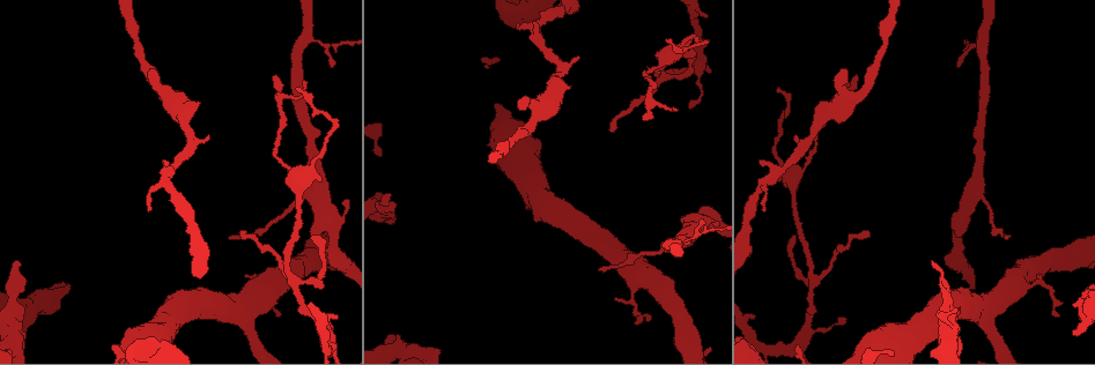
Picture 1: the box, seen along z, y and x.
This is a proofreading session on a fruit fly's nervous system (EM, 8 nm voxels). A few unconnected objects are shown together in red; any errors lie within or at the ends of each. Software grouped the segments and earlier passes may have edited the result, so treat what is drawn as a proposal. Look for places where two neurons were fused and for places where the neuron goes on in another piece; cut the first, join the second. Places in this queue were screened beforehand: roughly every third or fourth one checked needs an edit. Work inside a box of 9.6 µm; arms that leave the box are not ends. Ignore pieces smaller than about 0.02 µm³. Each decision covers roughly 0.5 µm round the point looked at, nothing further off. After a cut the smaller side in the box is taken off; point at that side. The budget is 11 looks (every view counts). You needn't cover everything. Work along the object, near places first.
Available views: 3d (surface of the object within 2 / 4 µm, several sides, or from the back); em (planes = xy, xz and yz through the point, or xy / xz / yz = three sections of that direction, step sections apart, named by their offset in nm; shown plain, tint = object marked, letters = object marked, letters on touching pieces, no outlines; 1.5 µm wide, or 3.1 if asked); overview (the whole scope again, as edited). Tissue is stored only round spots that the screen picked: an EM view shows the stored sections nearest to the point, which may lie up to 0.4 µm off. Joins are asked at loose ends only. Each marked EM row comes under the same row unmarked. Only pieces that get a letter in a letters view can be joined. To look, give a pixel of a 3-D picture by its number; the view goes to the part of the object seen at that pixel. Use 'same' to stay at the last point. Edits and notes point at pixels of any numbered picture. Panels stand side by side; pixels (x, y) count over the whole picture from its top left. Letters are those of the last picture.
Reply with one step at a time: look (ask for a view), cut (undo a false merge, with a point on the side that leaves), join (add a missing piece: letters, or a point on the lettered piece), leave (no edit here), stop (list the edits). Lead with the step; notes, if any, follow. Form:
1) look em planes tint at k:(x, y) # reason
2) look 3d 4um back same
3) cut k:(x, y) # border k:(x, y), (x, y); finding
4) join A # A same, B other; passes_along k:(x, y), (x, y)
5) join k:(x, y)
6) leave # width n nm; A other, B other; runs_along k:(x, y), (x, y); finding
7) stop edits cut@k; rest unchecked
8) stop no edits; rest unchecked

look 3d 2um at 1:(701, 221) # an open end

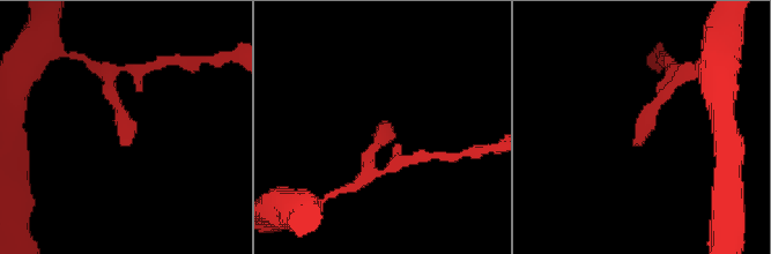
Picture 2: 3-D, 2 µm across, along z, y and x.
look em yz step 8 tint at 2:(126, 142)

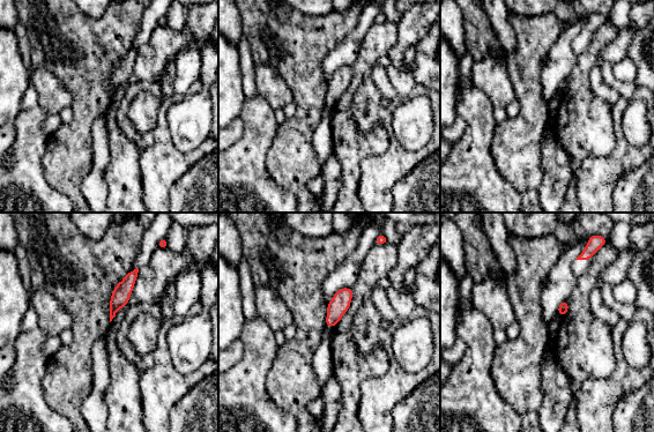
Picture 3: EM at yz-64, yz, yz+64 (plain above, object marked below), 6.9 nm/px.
look em planes letters same # another direction

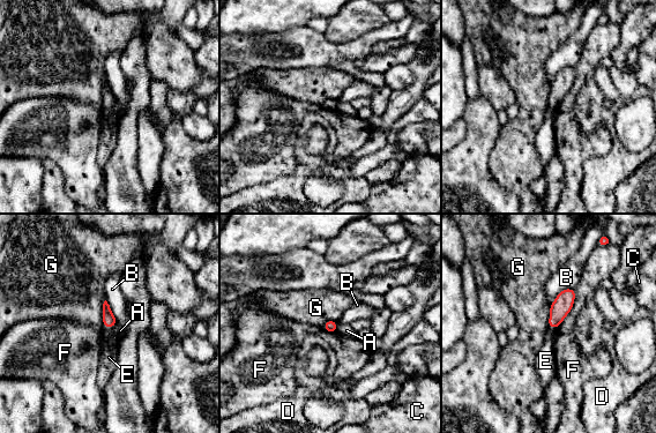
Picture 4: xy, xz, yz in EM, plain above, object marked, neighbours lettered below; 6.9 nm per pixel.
leave # longest_contact F 320 nm; A other, B other, C other, D other, E other, F other, G other; border 4:(113, 327), (103, 328); none of them fits

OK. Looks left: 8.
look em xz step 8 tint at 1:(677, 109) # tapers out

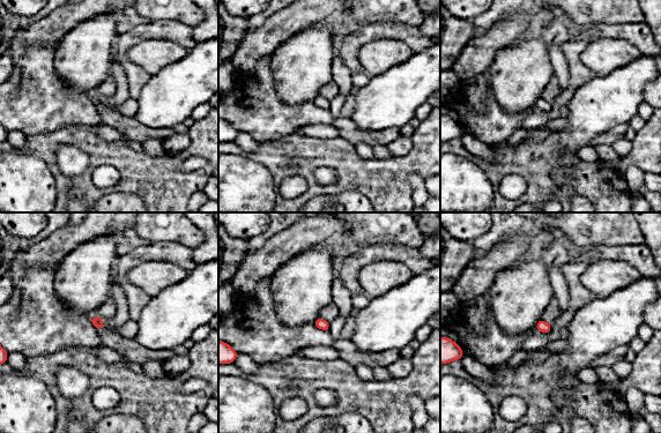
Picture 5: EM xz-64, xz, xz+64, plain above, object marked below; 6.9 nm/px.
look em planes letters same

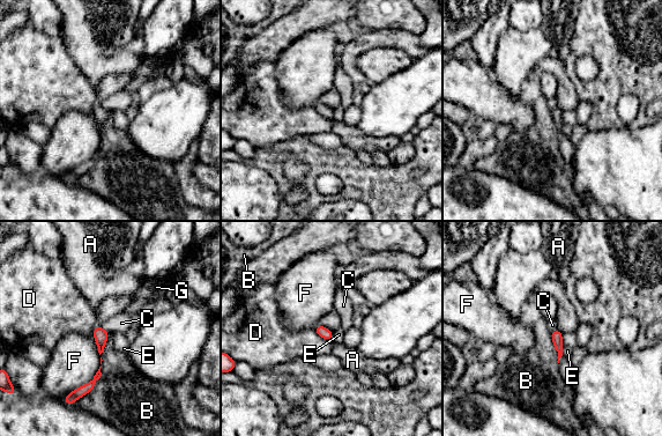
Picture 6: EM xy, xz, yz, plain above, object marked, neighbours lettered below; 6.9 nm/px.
leave # width 80 nm; A other, B other, C other, D other, E other, F other, G other; border 6:(102, 326), (109, 331); none of them fits

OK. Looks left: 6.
look 3d 2um at 1:(610, 128) # tapers out

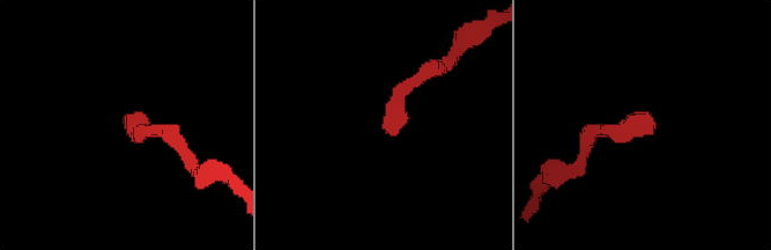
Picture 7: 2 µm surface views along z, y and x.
look em yz step 8 letters at 7:(130, 115)

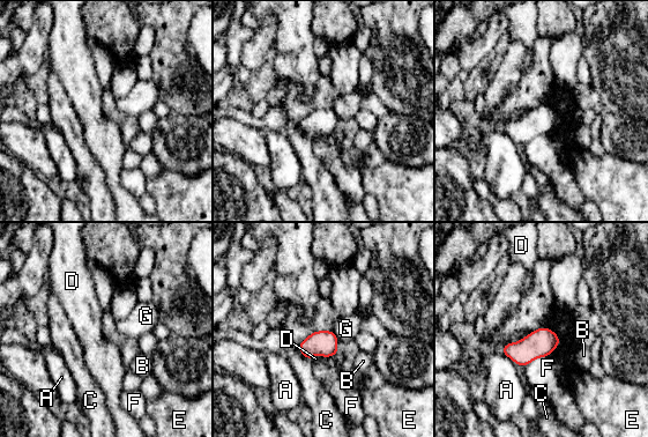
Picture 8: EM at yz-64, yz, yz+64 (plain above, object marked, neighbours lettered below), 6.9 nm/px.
leave # A other, B other, C other, D other, E other, F other, G other; no lettered piece goes on from it

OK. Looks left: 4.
look em planes letters at 1:(518, 26) # branch stops here

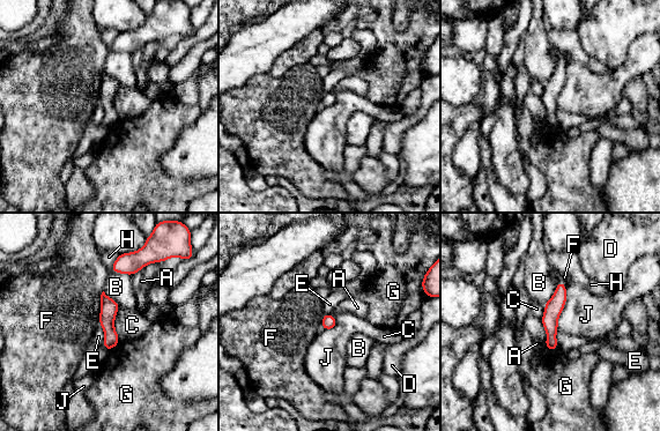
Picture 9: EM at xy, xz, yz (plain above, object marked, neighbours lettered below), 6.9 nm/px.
leave # A other, B other, C other, D other, E other, F other, G other, H other, J other; no lettered piece goes on from it

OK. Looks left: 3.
look em yz step 8 letters at 1:(391, 338) # stops while still wide

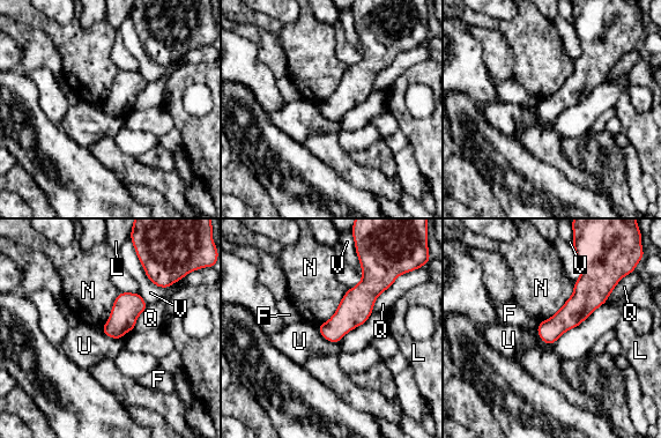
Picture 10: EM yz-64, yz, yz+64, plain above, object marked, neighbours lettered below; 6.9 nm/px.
leave # longest_contact N 380 nm; F other, L other, N other, Q other, U other, V other; none of them fits

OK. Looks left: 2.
stop no edits; rest unchecked

